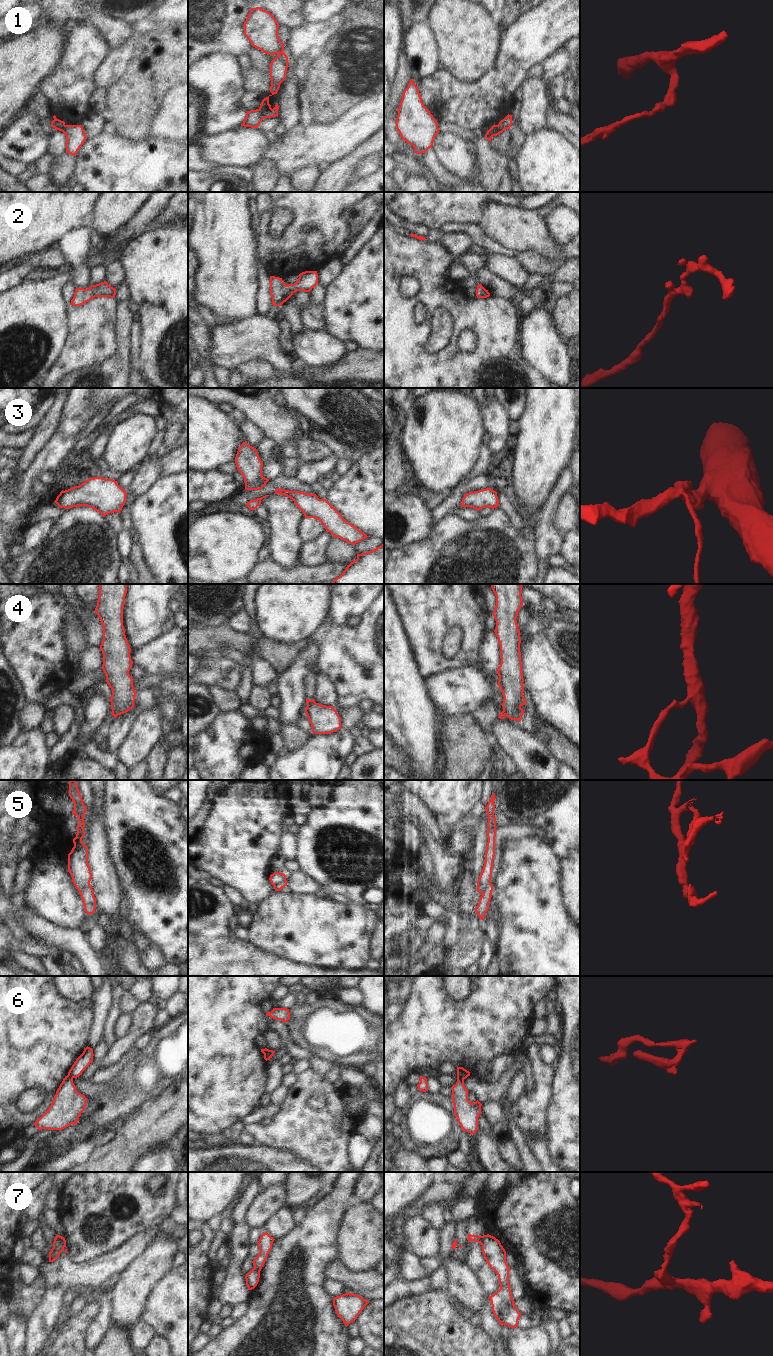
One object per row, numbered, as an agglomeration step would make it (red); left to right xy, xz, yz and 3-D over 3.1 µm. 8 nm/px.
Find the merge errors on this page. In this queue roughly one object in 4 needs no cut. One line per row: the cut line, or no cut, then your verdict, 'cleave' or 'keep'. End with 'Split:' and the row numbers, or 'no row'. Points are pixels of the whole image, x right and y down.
1: xz (258, 109), (263, 118) | cleave
2: no cut | keep
3: no cut | keep
4: xz (315, 702), (307, 705) | cleave
5: xz (285, 879), (274, 886) | cleave
6: yz (457, 1075), (463, 1080) | cleave
7: yz (482, 1236), (481, 1244) | cleave
Split: 1, 4, 5, 6, 7

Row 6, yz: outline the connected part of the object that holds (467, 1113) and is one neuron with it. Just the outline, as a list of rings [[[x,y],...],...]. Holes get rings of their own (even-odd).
[[[457,1076],[457,1082],[452,1086],[452,1101],[454,1116],[457,1118],[462,1131],[475,1134],[478,1129],[478,1117],[482,1113],[482,1104],[477,1100],[471,1103],[468,1100],[468,1090],[464,1086],[464,1080]]]

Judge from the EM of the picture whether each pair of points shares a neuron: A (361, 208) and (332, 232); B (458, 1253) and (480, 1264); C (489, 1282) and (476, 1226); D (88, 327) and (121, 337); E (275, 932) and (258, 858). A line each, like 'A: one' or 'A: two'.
A: two
B: two
C: one
D: two
E: two

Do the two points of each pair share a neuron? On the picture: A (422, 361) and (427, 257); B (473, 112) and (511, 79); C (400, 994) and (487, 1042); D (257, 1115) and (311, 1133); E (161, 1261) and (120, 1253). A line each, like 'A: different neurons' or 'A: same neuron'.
A: same neuron
B: same neuron
C: same neuron
D: different neurons
E: different neurons

